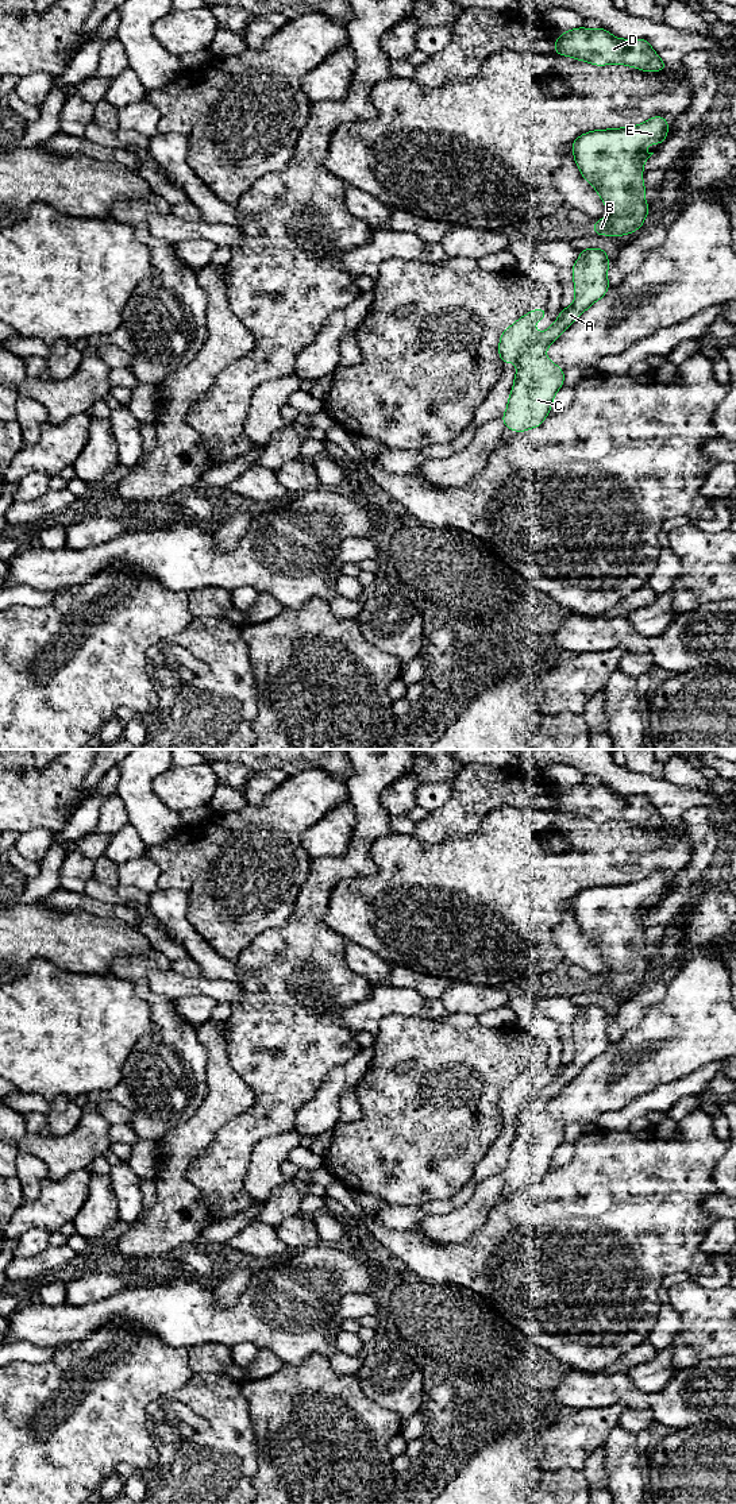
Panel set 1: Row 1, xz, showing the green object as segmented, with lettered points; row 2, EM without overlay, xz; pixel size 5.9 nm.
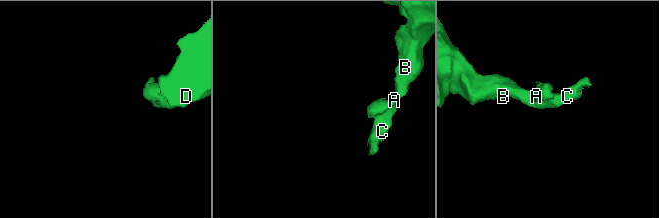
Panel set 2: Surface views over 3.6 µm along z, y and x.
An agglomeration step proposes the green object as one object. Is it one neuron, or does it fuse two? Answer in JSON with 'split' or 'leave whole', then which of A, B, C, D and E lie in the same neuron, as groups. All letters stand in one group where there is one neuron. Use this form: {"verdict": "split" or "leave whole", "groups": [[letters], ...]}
{"verdict": "leave whole", "groups": [["A", "B", "C", "D", "E"]]}

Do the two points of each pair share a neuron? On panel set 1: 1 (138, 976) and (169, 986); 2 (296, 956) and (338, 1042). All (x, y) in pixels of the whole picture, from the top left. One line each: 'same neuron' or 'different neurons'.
1: different neurons
2: same neuron

